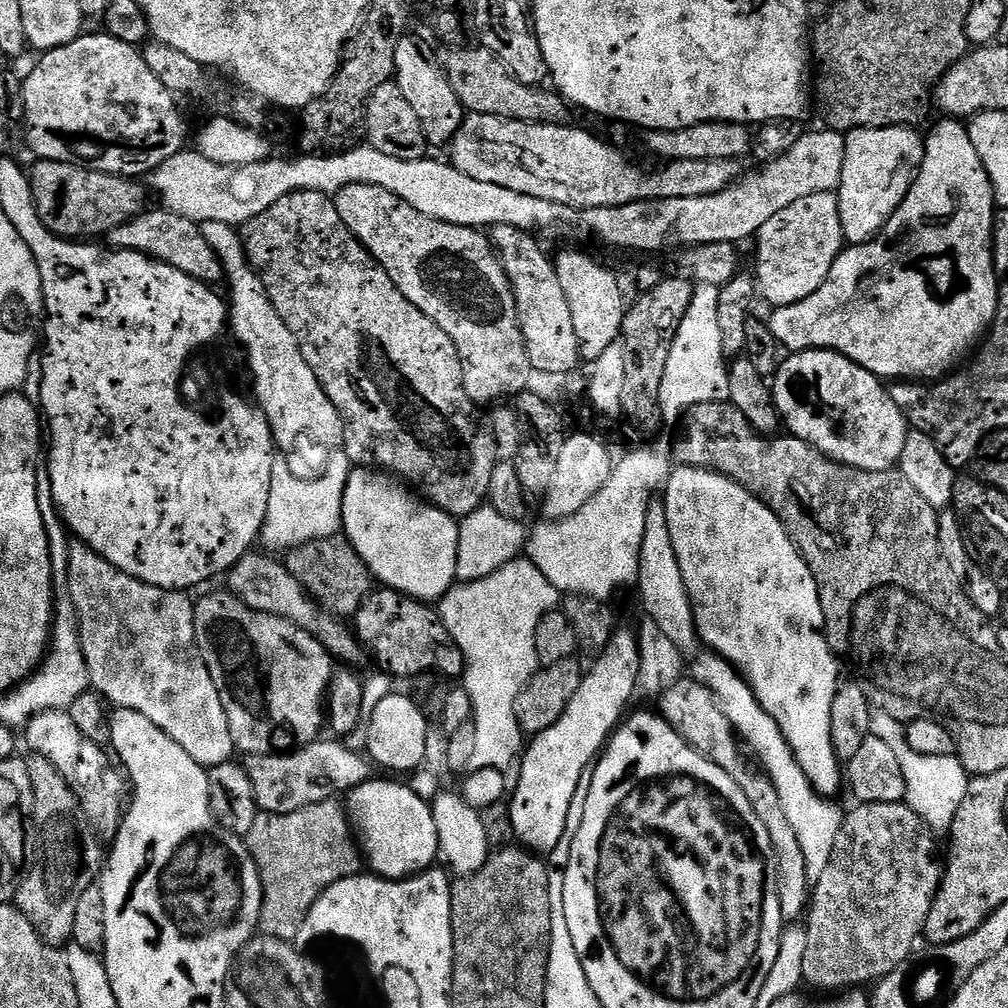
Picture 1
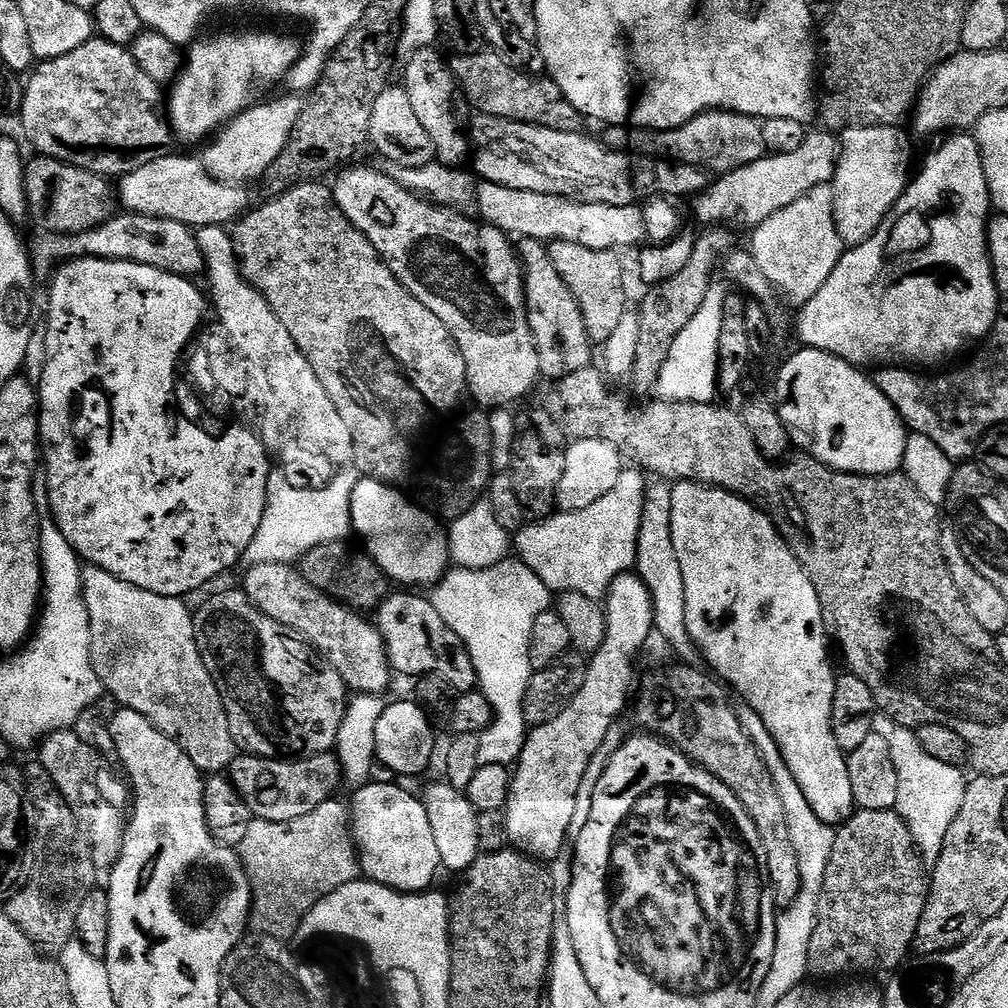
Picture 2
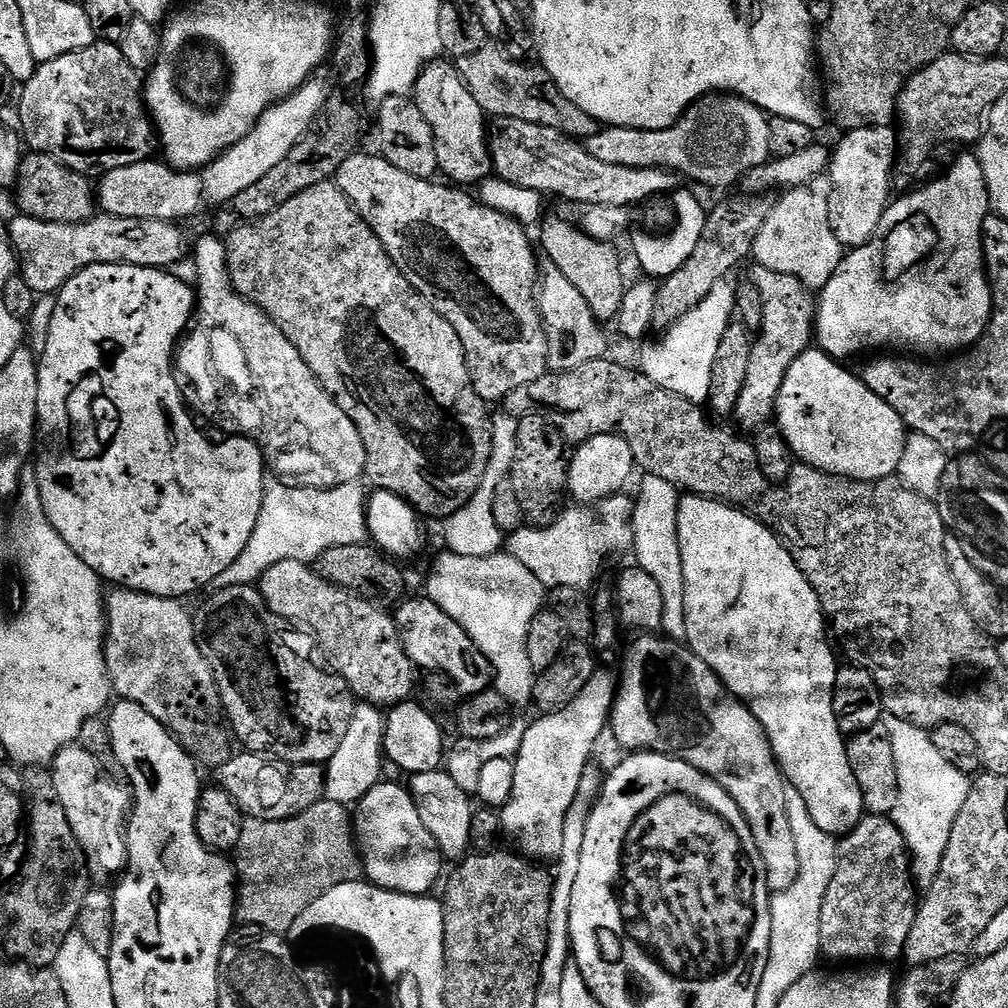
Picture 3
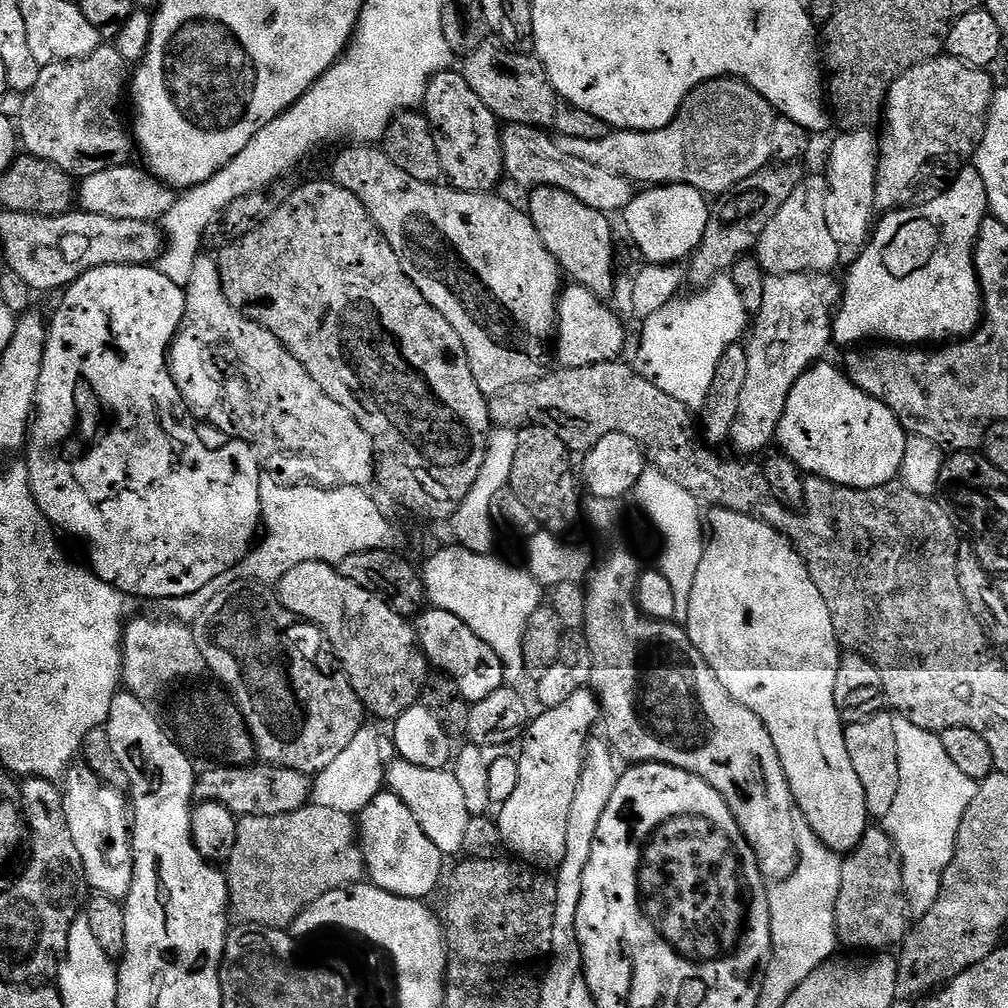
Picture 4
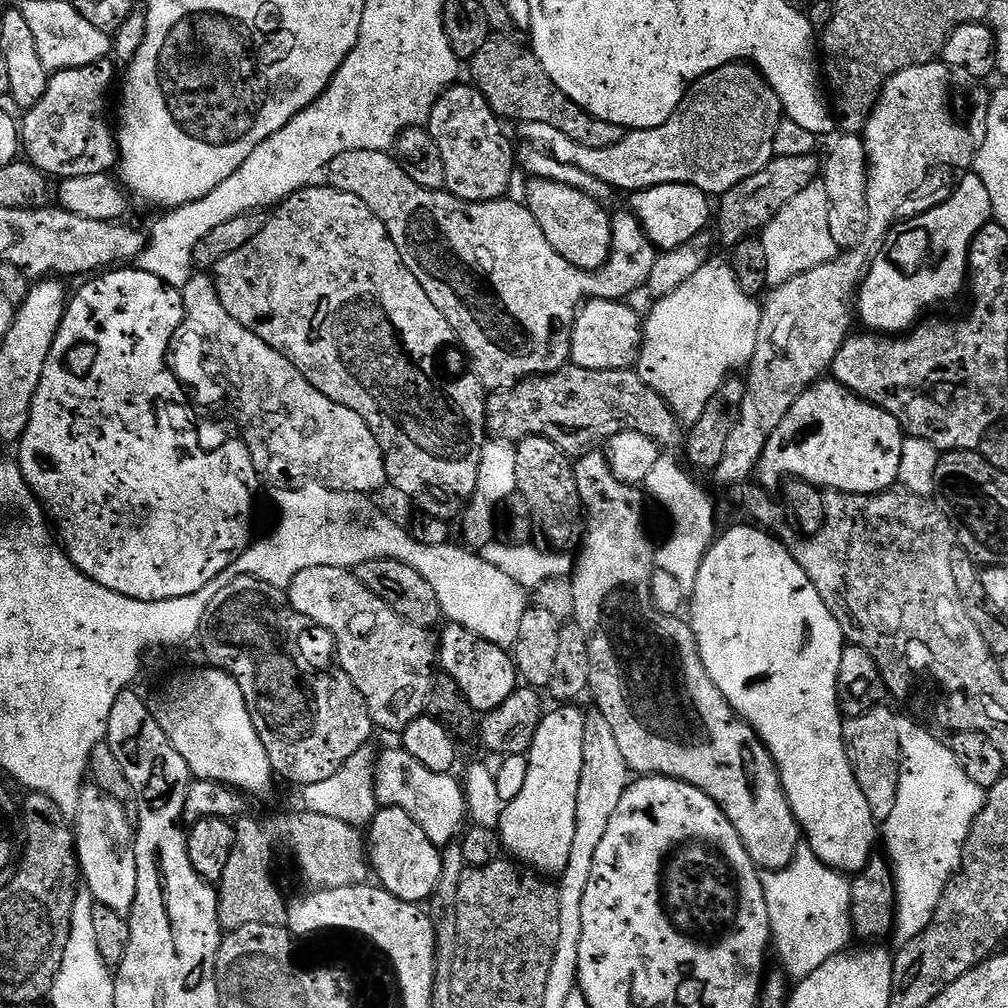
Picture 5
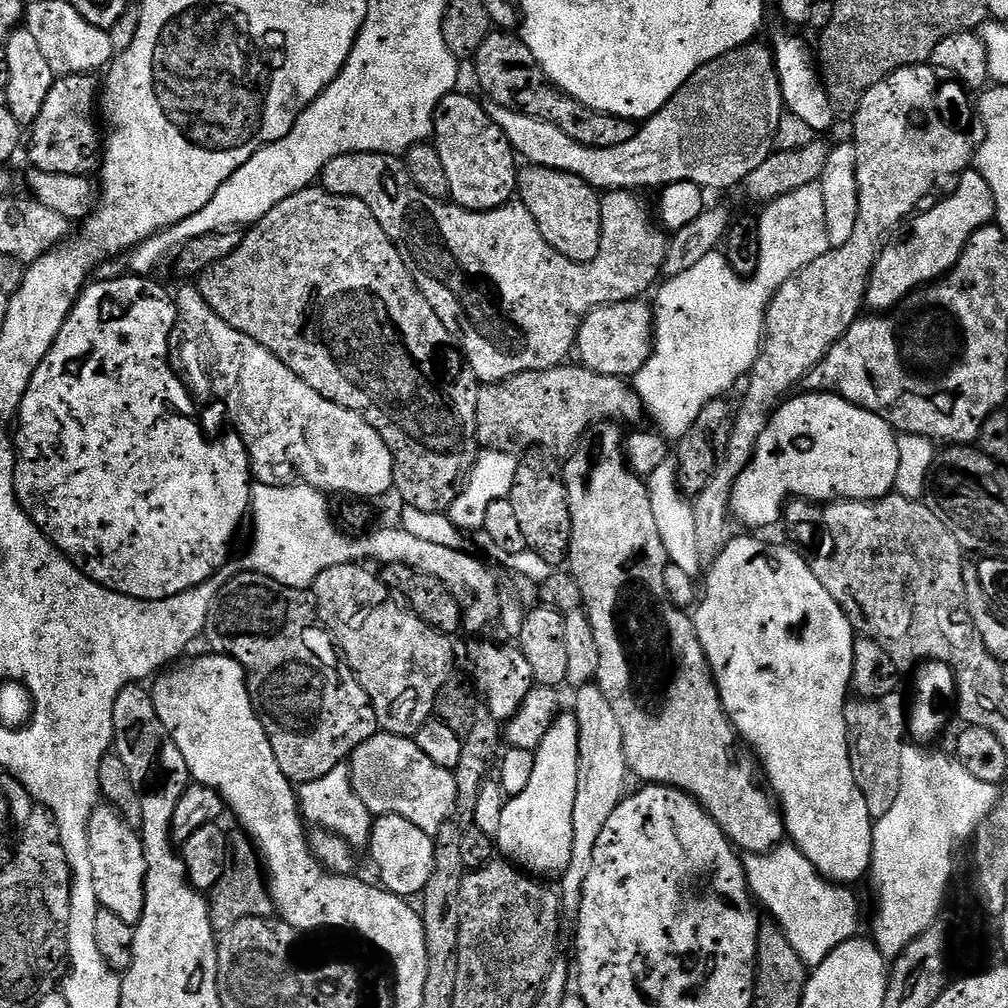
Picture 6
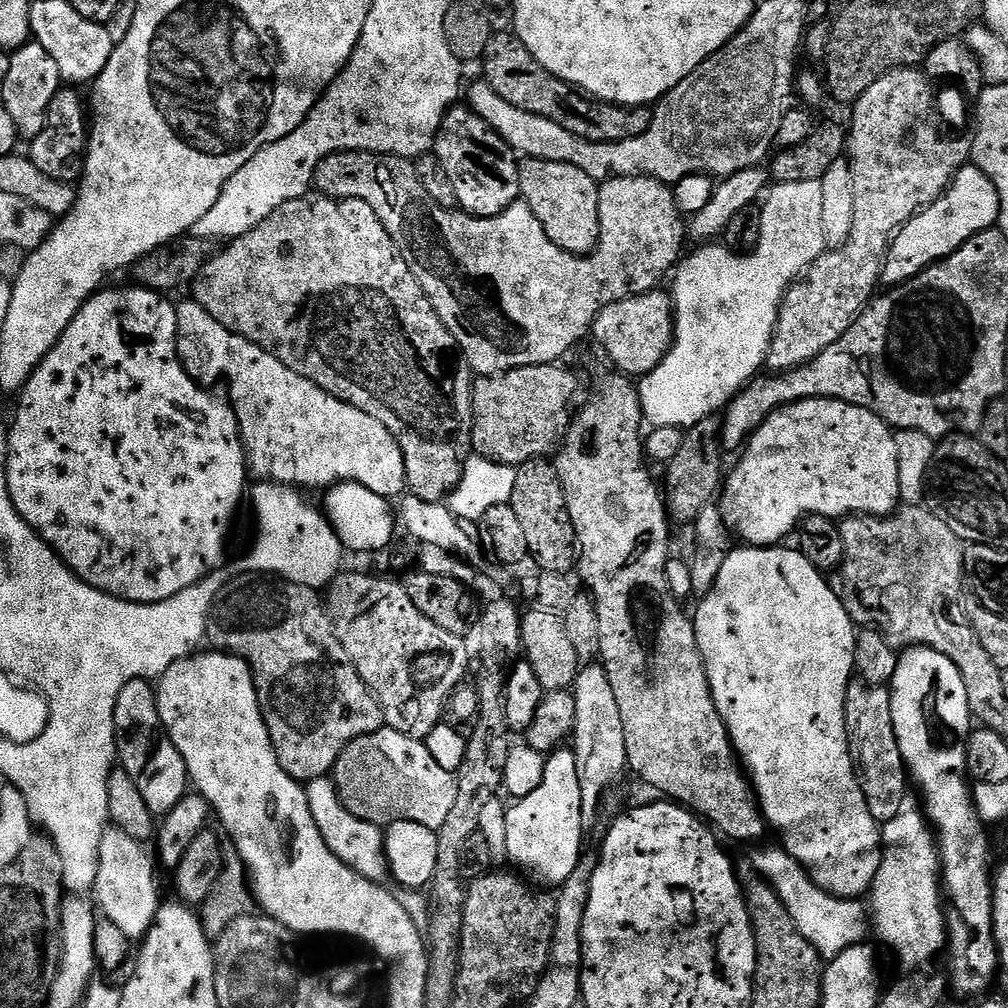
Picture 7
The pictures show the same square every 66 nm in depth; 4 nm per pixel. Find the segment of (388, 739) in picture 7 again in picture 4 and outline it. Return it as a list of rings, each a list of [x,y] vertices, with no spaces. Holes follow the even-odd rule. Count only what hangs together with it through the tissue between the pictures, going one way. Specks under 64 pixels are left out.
[[[396,758],[386,768],[386,788],[406,806],[410,806],[410,814],[418,818],[418,826],[438,846],[438,850],[445,858],[459,857],[464,851],[462,846],[466,838],[466,826],[470,819],[466,810],[466,797],[458,786],[458,778],[450,770],[439,768],[438,770],[426,770],[422,766],[414,766],[410,762]]]

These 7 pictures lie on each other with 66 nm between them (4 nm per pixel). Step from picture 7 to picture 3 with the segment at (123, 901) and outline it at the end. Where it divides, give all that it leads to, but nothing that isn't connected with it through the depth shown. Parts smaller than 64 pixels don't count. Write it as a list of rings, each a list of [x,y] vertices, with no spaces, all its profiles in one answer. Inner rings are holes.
[[[69,746],[60,750],[50,765],[50,771],[54,778],[54,790],[58,790],[58,802],[62,802],[62,806],[66,810],[66,818],[70,818],[74,838],[78,838],[78,842],[82,846],[91,879],[96,882],[108,882],[104,880],[110,879],[111,876],[119,877],[128,866],[126,820],[125,817],[116,816],[115,806],[108,804],[108,788],[100,781],[102,769],[99,762],[86,749]]]

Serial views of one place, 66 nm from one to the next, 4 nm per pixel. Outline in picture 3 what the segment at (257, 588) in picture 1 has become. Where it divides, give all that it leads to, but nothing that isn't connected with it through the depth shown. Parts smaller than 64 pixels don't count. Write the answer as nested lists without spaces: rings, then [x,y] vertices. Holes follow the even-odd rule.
[[[287,560],[270,566],[270,570],[260,575],[258,587],[265,606],[274,616],[280,617],[281,621],[288,623],[289,620],[292,624],[301,624],[302,627],[309,628],[336,655],[335,671],[348,683],[348,689],[357,701],[377,706],[395,706],[405,703],[411,697],[408,696],[411,692],[413,695],[418,684],[417,669],[402,646],[395,619],[389,613],[387,616],[380,609],[383,607],[379,603],[349,594],[345,588],[338,588],[329,580],[323,580],[315,567],[309,566],[303,560]]]

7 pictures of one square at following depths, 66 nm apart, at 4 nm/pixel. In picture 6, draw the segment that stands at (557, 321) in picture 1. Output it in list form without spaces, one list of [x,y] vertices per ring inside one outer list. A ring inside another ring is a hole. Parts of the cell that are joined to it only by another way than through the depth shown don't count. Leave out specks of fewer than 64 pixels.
[[[643,299],[627,300],[617,304],[602,304],[593,310],[580,324],[580,332],[576,336],[575,351],[580,352],[579,363],[592,372],[603,376],[618,376],[621,378],[635,377],[638,370],[646,366],[646,362],[652,356],[654,343],[654,312],[651,307],[644,305]]]

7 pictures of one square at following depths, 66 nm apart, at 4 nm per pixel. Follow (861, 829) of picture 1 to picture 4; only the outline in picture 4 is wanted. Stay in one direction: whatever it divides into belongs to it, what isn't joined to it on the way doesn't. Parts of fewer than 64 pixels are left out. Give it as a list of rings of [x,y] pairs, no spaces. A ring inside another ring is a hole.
[[[870,826],[852,852],[843,857],[842,886],[836,907],[836,938],[841,945],[868,954],[880,954],[903,945],[910,931],[908,899],[904,889],[902,862],[883,827]]]

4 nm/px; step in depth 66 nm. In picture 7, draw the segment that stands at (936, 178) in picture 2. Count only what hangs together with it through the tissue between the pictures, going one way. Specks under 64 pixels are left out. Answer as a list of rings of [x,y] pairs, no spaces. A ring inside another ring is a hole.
[[[978,167],[961,168],[944,195],[922,209],[892,237],[888,257],[884,260],[883,283],[888,286],[906,283],[931,264],[937,264],[939,260],[957,252],[967,240],[978,233],[997,227],[999,219],[1000,199],[994,182],[990,182],[990,178],[986,178],[986,174],[982,174]]]

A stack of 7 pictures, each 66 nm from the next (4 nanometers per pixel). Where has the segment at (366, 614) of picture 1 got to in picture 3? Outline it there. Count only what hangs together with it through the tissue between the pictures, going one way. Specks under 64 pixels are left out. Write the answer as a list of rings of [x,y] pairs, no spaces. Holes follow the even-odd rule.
[[[405,599],[399,605],[401,608],[394,612],[394,619],[396,628],[400,631],[402,646],[412,659],[413,665],[425,673],[440,672],[446,678],[450,678],[456,683],[461,697],[467,698],[479,692],[489,691],[494,684],[492,667],[486,654],[478,650],[478,646],[468,637],[466,630],[462,630],[462,626],[458,626],[458,622],[454,622],[454,618],[450,618],[450,614],[442,611],[433,600],[407,600]]]

